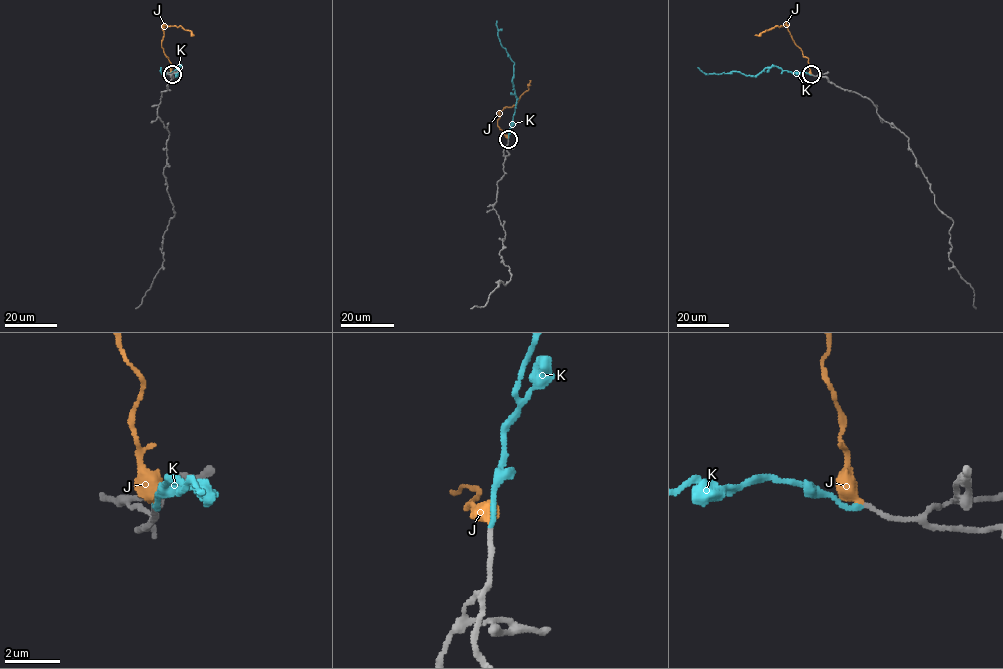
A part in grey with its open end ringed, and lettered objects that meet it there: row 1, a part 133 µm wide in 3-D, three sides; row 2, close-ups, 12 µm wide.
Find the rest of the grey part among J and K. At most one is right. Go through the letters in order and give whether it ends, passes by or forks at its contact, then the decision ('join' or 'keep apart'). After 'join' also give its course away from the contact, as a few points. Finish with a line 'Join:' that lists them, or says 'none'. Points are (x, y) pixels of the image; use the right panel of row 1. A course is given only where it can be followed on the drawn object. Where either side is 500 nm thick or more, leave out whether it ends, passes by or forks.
J: it ends | keep apart
K: it ends | join | via (812, 74), (792, 73), (775, 66), (765, 67), (751, 76), (732, 71), (706, 74), (697, 67)
Join: K

